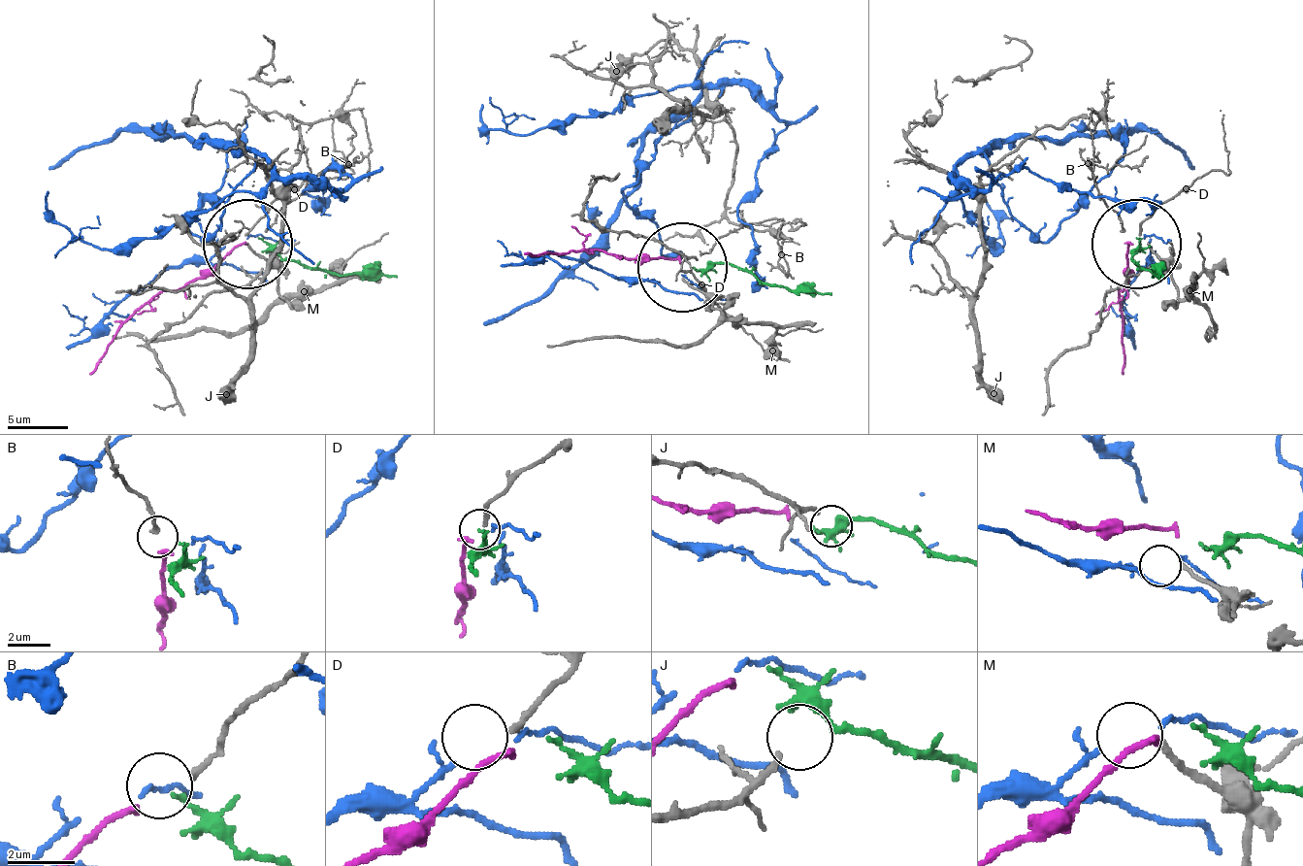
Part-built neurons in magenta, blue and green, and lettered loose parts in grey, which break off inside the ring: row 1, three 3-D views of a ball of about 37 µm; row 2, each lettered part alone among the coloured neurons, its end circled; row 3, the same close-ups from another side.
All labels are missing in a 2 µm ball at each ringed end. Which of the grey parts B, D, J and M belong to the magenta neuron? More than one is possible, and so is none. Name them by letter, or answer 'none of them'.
B

